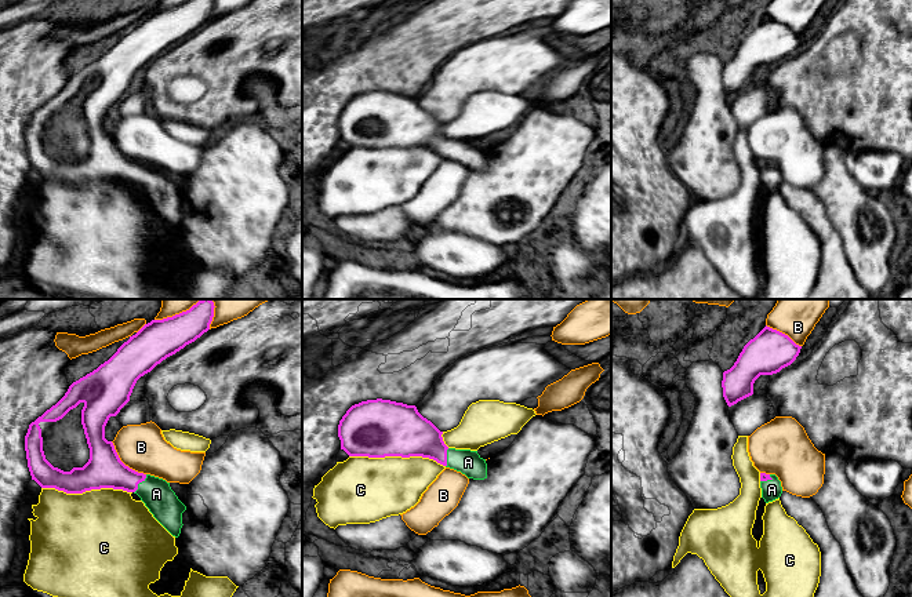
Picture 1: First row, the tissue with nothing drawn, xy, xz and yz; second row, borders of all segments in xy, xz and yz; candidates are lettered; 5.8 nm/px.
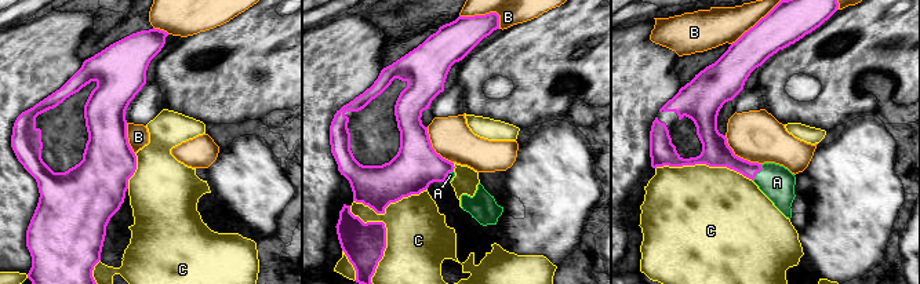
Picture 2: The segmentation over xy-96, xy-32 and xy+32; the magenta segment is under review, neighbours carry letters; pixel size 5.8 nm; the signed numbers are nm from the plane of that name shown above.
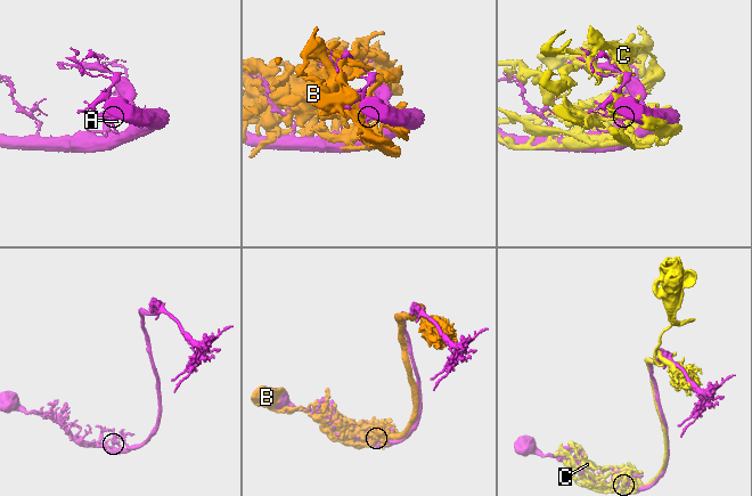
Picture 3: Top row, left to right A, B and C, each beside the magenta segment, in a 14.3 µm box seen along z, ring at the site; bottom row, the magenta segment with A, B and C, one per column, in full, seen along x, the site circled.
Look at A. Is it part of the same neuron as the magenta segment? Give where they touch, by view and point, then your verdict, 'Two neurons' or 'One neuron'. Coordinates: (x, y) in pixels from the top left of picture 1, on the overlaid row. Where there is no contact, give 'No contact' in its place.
Touches magenta at xy (138, 483). One neuron

